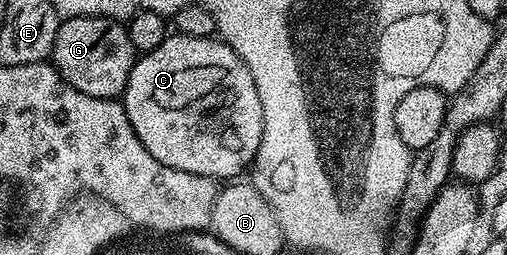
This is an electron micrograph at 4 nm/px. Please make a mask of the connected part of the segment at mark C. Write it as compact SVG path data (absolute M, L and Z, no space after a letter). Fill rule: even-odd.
M176 33L166 34L164 41L159 46L144 52L134 62L131 77L125 86L123 102L127 121L131 121L131 129L135 129L135 137L139 137L143 149L147 149L147 153L151 153L151 157L155 157L155 161L159 161L165 167L183 169L183 173L195 173L214 181L233 181L240 176L237 174L244 167L246 170L257 156L259 141L263 137L263 105L259 105L259 89L255 89L255 81L251 81L251 73L247 65L243 65L240 57L227 44L222 43L220 38L208 39L207 37L187 37Z

